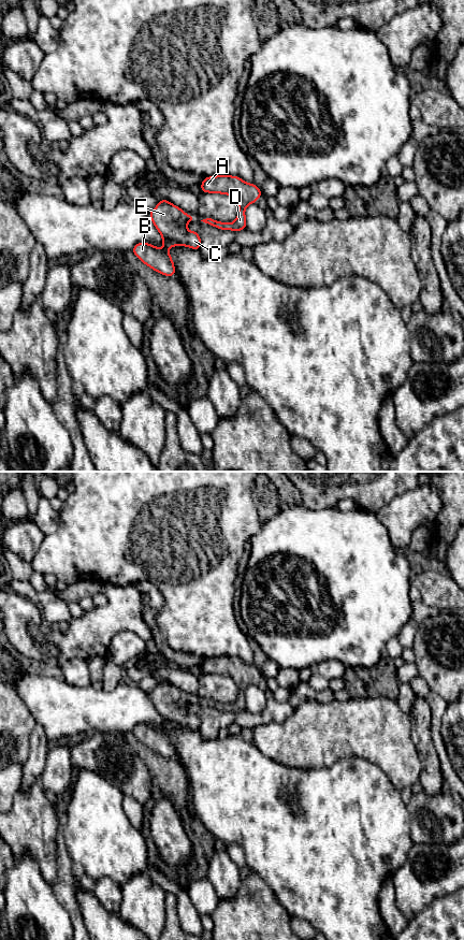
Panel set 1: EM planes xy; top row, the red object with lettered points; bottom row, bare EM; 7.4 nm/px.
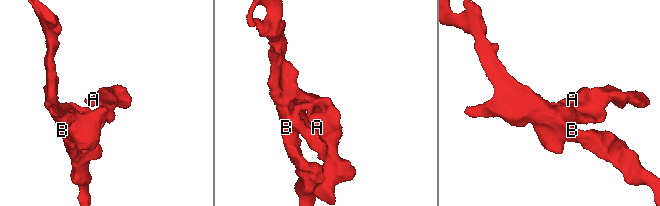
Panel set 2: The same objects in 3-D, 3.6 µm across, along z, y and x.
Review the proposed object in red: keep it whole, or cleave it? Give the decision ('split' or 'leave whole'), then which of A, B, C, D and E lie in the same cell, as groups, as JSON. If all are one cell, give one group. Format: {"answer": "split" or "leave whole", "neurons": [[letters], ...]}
{"answer": "leave whole", "neurons": [["A", "B", "C", "D", "E"]]}

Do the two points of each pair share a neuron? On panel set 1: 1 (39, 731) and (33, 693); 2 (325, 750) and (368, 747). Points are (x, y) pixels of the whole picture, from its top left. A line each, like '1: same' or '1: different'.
1: different
2: same

